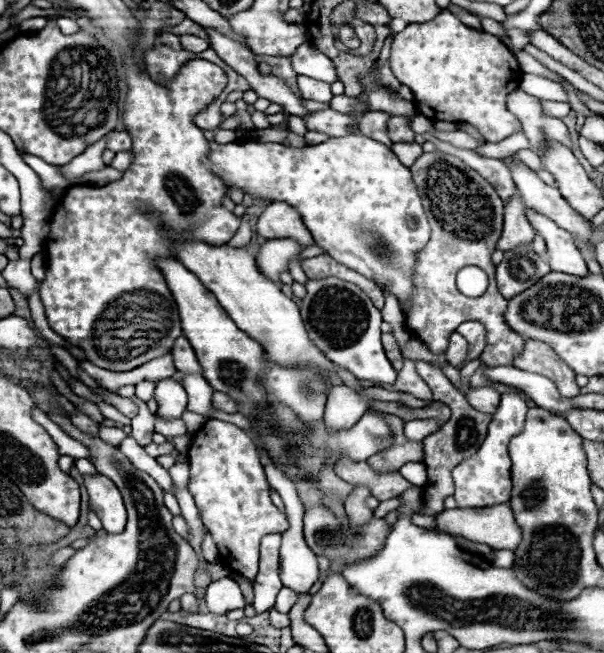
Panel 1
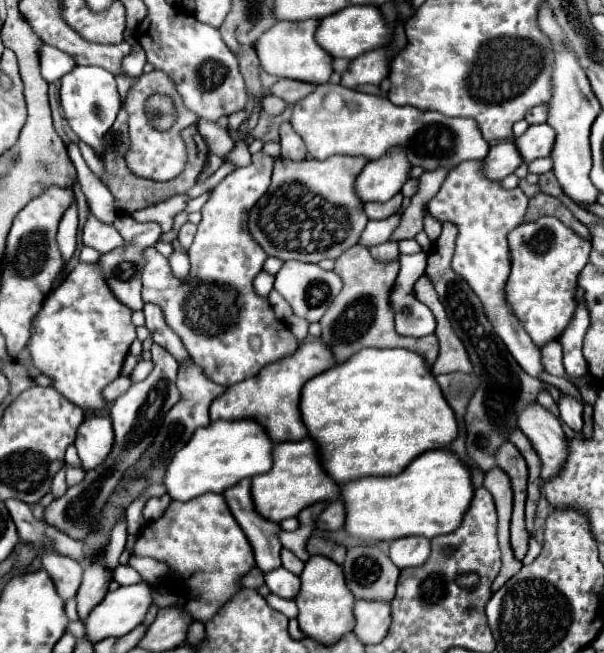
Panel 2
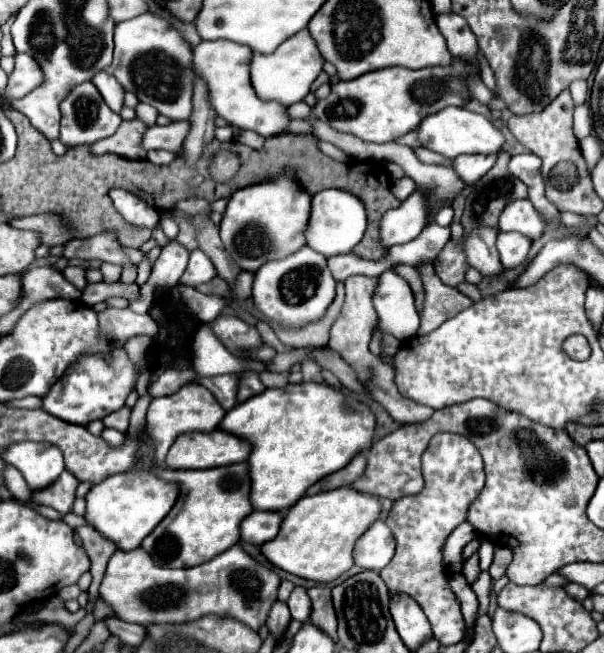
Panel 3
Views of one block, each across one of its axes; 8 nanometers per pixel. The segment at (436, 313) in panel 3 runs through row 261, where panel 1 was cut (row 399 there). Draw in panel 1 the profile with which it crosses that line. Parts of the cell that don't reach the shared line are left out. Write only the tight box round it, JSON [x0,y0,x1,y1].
[389,360,432,400]

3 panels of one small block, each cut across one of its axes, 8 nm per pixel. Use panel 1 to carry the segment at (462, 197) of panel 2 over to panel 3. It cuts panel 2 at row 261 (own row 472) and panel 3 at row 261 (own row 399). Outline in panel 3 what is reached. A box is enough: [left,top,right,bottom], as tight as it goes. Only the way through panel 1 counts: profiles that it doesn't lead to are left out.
[498,232,530,268]

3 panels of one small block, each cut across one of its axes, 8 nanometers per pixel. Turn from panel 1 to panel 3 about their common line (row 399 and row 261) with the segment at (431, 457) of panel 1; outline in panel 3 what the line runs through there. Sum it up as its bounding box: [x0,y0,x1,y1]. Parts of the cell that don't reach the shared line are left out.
[434,242,468,286]

